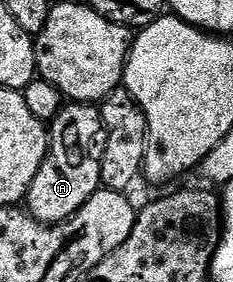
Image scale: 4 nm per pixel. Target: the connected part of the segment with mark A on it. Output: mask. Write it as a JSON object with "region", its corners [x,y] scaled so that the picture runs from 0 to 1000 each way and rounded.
{"region":[[[365,362],[275,372],[270,394],[210,440],[210,472],[219,518],[202,532],[202,564],[176,582],[176,610],[159,610],[159,638],[142,638],[124,667],[107,730],[133,770],[206,801],[236,801],[309,773],[433,670],[416,507],[446,454],[429,379]]]}

